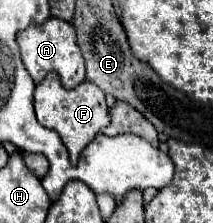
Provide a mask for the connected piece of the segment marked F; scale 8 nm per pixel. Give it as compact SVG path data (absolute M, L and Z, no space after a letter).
M47 73L47 77L35 87L33 95L37 121L59 133L61 141L65 143L71 163L77 163L81 151L95 139L95 135L109 125L109 109L105 103L105 93L89 81L79 83L75 89L65 89L57 73Z

